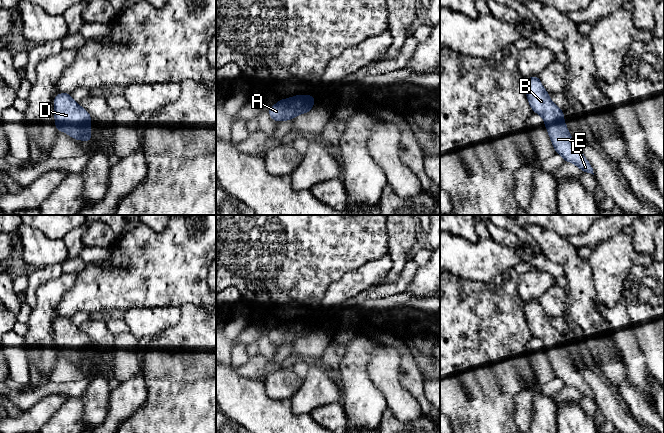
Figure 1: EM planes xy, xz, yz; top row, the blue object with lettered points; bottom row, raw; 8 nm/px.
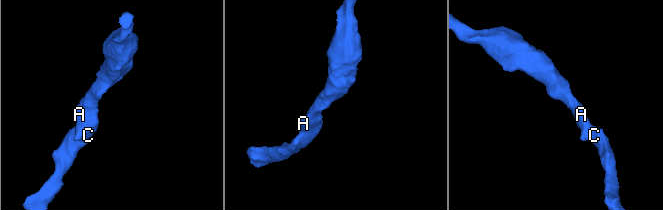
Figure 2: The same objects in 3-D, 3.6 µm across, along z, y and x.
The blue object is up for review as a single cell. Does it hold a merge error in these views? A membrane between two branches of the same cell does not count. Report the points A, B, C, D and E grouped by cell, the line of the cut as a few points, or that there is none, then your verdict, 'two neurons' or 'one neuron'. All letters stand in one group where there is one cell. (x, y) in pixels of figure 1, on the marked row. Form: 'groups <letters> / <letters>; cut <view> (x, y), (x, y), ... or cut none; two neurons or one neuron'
groups A B C D E; cut none; one neuron

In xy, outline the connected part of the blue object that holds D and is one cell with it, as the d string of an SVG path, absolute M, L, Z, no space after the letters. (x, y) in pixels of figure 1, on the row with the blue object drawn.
M58 93L54 99L56 131L63 131L75 140L91 143L91 115L75 102L69 93Z

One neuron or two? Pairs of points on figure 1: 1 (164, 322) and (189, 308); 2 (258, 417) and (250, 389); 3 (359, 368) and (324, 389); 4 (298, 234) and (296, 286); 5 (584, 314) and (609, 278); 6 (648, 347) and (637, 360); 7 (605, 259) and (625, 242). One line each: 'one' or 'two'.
1: two
2: one
3: two
4: one
5: two
6: two
7: one

